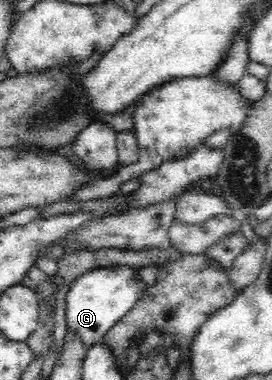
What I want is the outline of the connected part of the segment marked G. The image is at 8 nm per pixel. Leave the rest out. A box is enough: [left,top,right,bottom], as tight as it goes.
[66,267,147,346]

